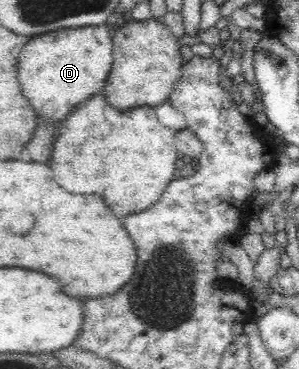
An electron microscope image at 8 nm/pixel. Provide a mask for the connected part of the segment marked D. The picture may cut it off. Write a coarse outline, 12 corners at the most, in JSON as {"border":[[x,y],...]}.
{"border":[[113,28],[31,37],[19,82],[37,116],[61,123],[101,93]]}

